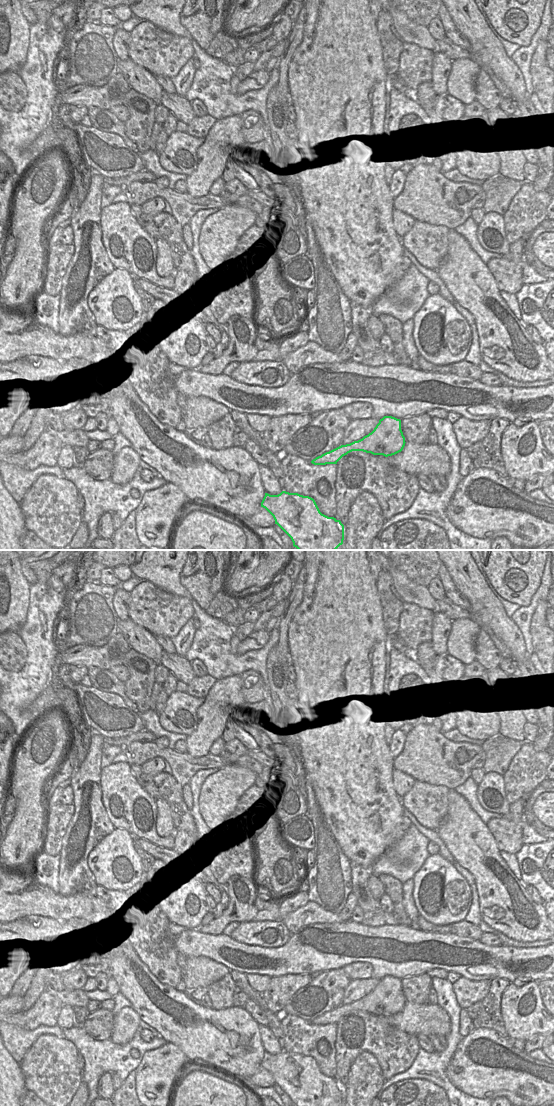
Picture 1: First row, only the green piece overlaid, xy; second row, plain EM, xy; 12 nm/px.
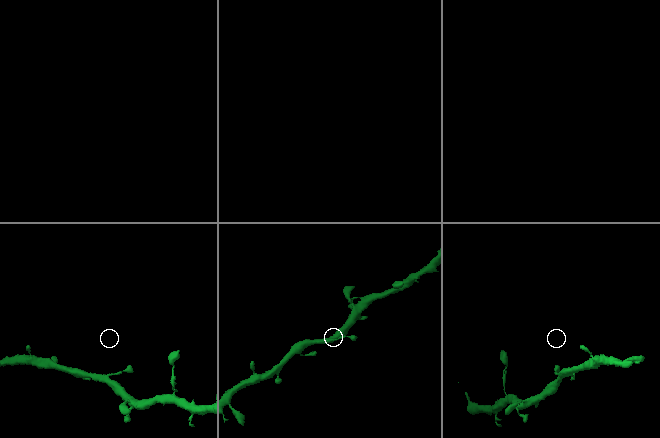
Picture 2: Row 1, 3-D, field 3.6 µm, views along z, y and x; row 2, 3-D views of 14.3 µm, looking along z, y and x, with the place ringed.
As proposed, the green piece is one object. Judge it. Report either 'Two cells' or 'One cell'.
One cell.

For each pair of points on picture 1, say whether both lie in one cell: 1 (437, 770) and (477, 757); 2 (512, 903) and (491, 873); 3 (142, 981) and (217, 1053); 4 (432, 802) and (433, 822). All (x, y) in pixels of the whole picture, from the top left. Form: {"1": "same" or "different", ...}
{"1": "same", "2": "same", "3": "same", "4": "same"}

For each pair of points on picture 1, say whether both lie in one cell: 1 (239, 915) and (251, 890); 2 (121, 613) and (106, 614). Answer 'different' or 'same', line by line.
1: same
2: different

